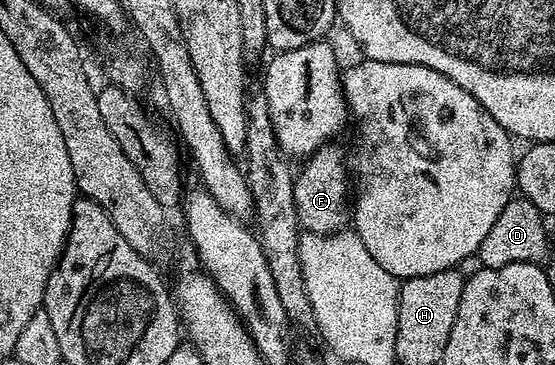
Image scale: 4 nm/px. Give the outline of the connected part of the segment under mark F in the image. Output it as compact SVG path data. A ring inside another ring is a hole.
M336 144L315 150L303 159L301 170L294 174L294 208L301 227L312 234L335 234L350 222L350 170L346 165L346 154Z

